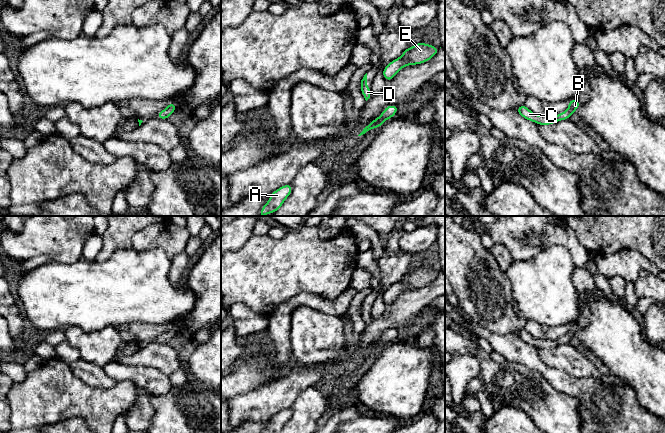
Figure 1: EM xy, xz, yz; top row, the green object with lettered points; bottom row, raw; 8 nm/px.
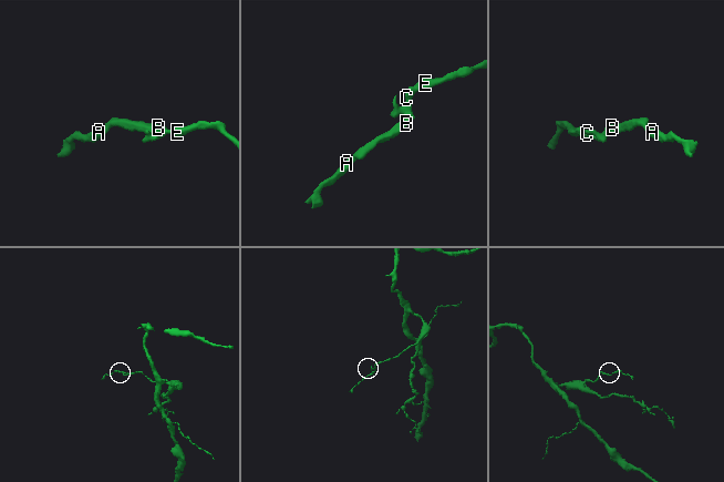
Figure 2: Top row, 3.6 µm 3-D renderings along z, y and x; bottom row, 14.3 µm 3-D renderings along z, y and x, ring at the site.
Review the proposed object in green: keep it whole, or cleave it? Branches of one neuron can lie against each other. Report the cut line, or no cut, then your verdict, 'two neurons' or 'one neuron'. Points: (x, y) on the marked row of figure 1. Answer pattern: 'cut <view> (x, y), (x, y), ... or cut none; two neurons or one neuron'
cut none; one neuron

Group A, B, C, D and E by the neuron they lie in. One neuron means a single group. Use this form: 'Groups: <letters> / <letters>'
Groups: A B C D E

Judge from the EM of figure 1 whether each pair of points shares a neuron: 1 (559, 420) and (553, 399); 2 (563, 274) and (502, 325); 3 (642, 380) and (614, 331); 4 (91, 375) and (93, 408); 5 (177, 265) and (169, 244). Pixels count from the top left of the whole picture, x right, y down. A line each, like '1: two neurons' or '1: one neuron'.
1: one neuron
2: two neurons
3: one neuron
4: two neurons
5: two neurons

